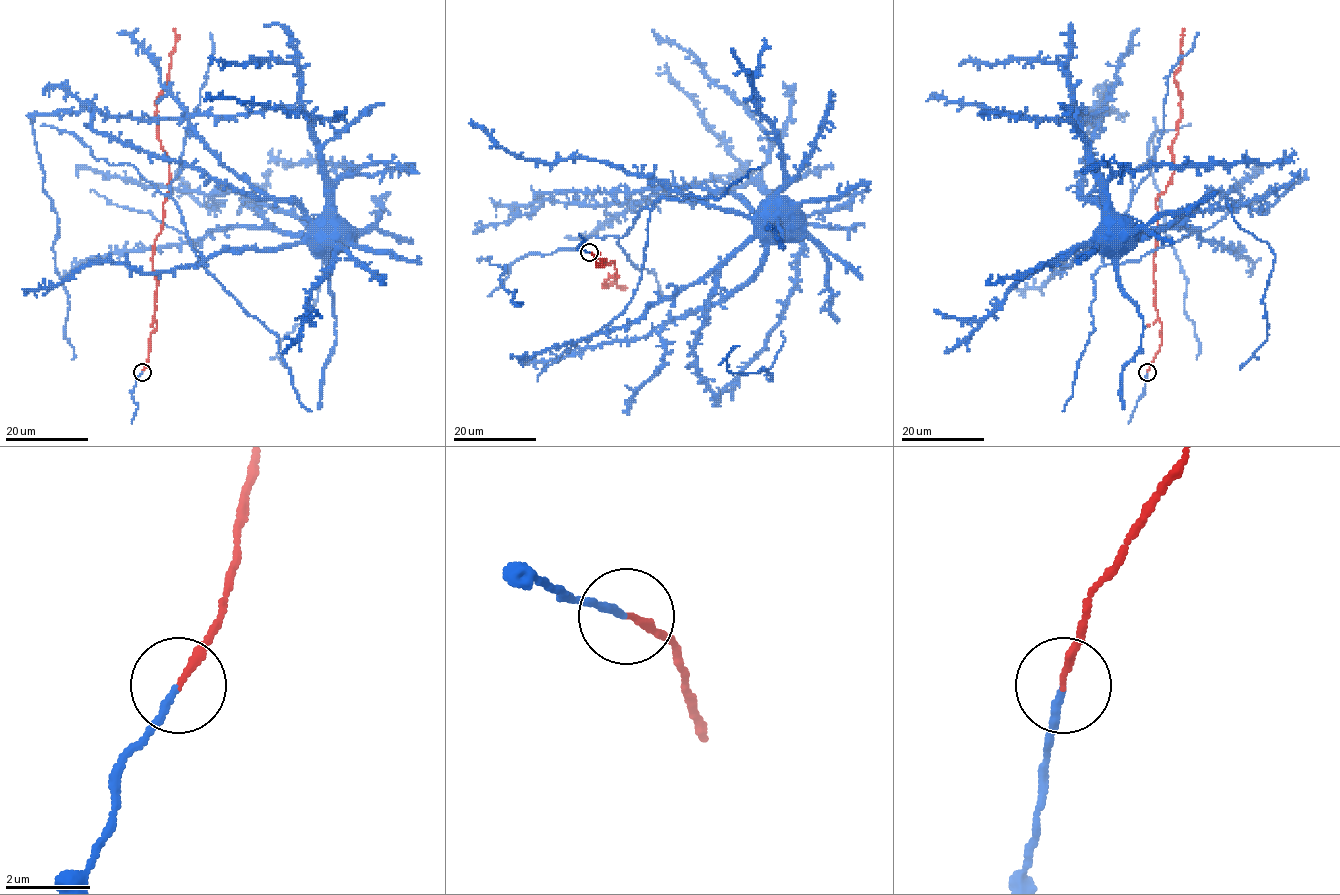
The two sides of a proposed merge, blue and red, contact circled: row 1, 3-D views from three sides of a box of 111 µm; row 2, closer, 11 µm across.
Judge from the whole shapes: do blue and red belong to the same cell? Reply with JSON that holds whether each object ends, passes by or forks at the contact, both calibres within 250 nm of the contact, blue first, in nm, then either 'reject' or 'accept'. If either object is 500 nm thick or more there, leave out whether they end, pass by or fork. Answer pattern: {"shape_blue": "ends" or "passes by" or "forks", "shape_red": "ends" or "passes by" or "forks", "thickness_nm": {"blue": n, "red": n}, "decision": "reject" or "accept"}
{"shape_blue": "ends", "shape_red": "ends", "thickness_nm": {"blue": 160, "red": 170}, "decision": "accept"}

